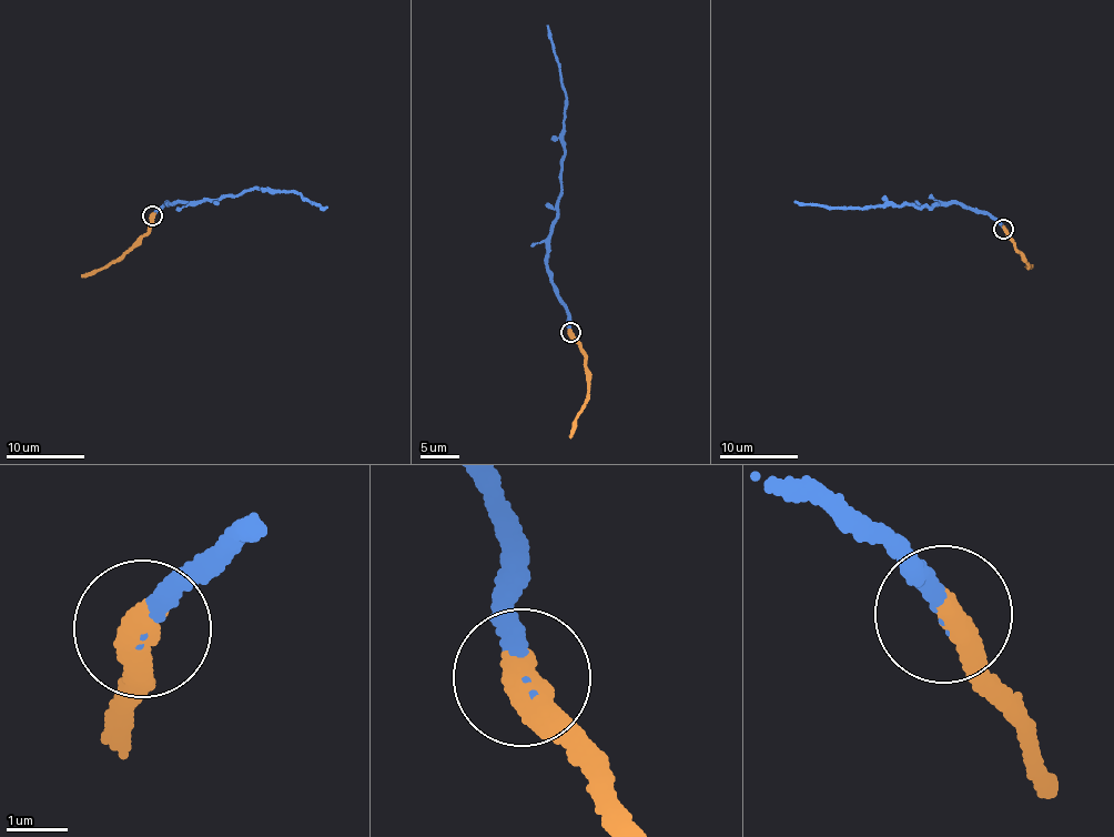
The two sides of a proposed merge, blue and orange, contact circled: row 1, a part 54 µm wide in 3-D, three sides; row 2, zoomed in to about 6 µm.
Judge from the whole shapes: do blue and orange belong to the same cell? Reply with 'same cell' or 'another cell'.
same cell

